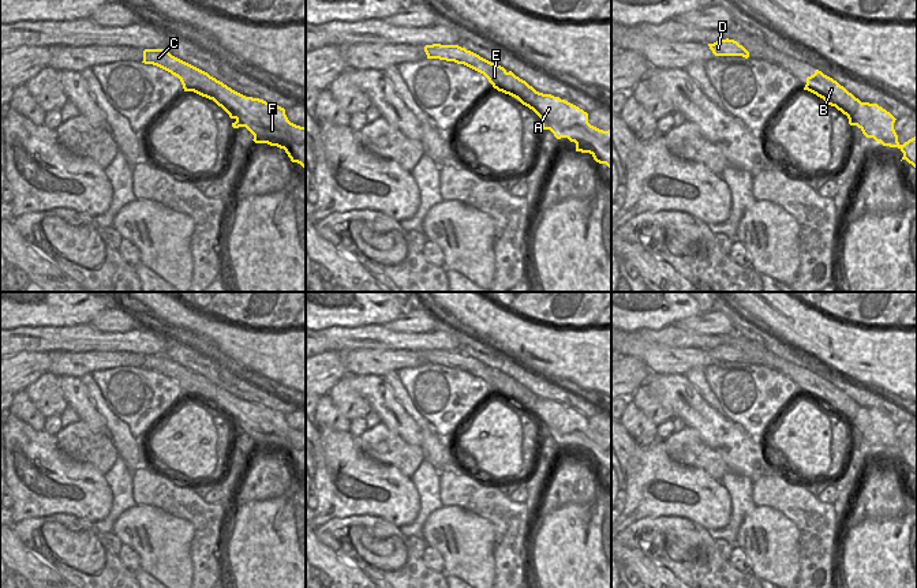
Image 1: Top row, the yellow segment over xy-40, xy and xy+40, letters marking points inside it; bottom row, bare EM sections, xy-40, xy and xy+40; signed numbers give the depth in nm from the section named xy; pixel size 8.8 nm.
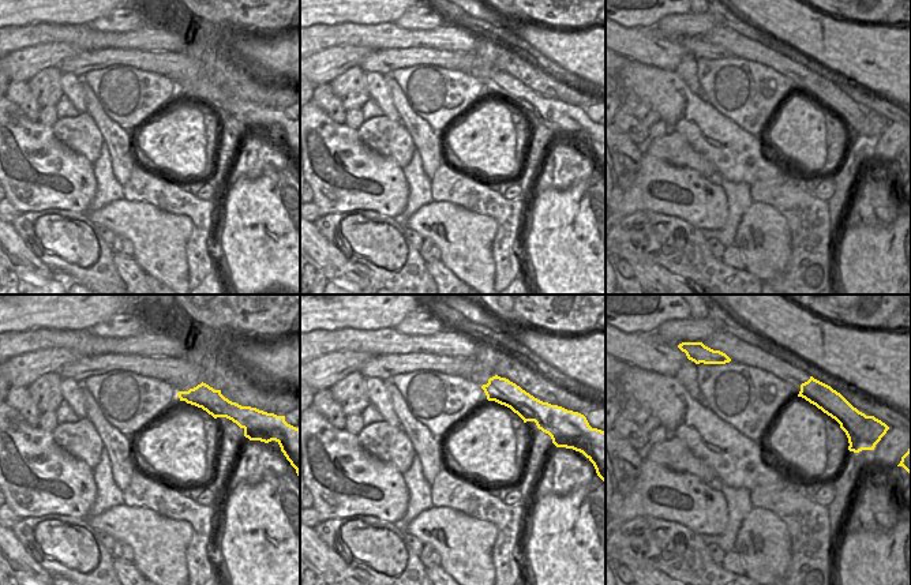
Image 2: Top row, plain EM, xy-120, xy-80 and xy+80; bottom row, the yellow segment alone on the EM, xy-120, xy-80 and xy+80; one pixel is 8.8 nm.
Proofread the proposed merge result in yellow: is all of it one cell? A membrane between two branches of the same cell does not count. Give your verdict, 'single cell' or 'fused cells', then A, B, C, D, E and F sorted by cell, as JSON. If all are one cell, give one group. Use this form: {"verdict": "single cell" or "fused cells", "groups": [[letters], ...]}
{"verdict": "fused cells", "groups": [["A", "C", "D", "E", "F"], ["B"]]}

